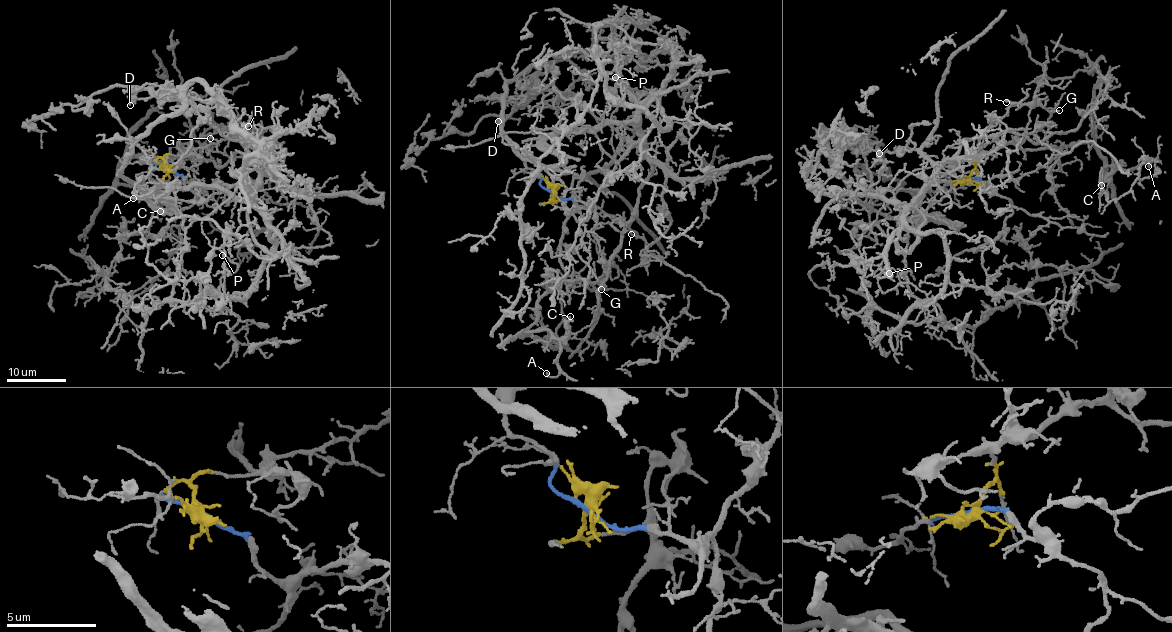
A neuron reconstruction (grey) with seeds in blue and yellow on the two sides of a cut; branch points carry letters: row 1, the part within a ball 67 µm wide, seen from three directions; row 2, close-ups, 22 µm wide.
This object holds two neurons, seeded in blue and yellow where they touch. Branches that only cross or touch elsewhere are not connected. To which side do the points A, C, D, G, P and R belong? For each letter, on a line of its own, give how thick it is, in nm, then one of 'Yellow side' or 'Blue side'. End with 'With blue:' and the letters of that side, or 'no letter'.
A: Thickness 160 nm. Yellow side
C: Thickness 150 nm. Yellow side
D: Thickness 400 nm. Blue side
G: Thickness 120 nm. Yellow side
P: Thickness 140 nm. Blue side
R: Thickness 130 nm. Yellow side
With blue: D, P

